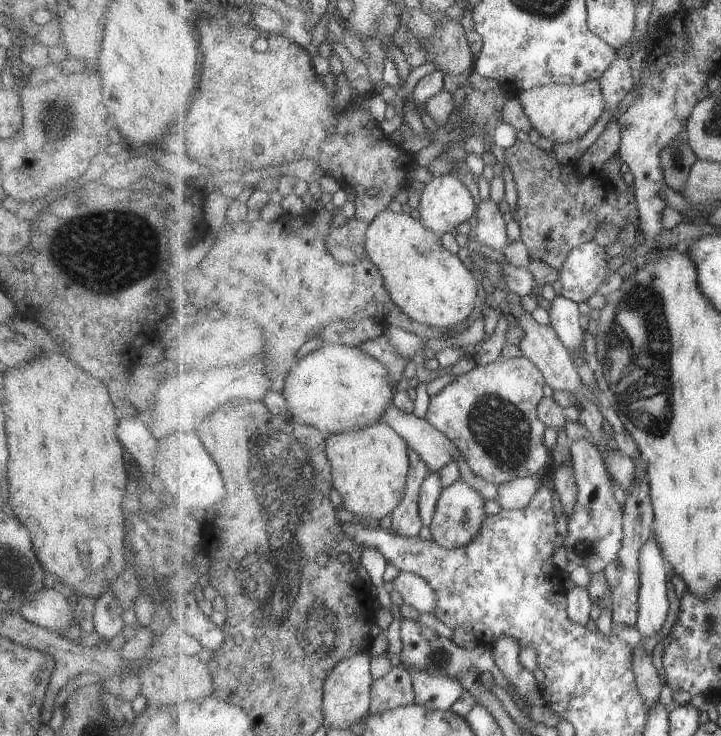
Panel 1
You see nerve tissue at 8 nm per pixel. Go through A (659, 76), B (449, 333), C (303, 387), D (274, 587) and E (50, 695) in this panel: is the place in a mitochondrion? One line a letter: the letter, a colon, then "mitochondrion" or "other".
A: other
B: other
C: other
D: mitochondrion
E: other

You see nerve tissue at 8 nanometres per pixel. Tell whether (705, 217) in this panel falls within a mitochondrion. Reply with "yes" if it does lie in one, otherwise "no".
no

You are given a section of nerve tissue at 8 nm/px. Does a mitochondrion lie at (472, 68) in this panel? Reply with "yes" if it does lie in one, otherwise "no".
no

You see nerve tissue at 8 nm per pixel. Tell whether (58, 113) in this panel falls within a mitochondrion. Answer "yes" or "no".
yes

